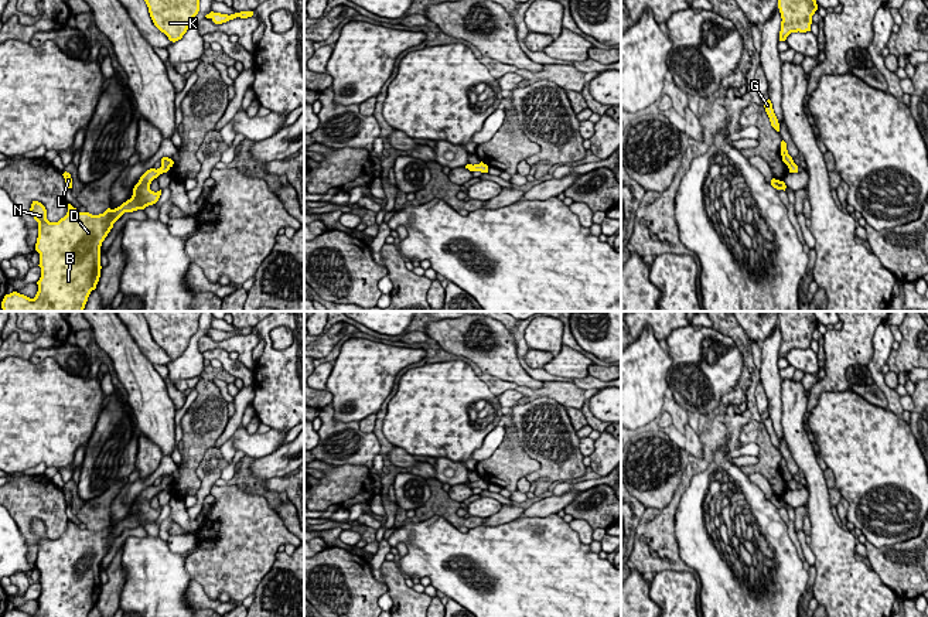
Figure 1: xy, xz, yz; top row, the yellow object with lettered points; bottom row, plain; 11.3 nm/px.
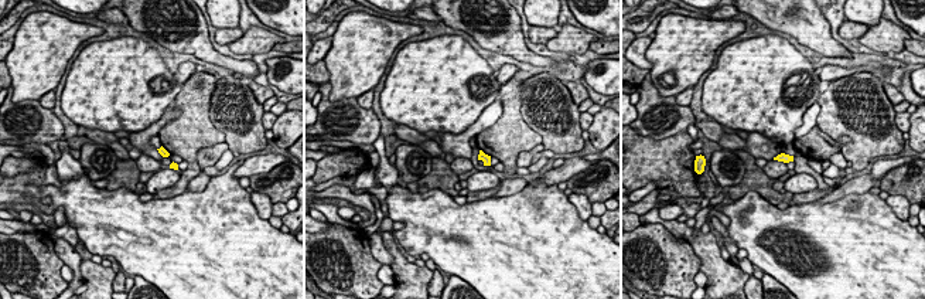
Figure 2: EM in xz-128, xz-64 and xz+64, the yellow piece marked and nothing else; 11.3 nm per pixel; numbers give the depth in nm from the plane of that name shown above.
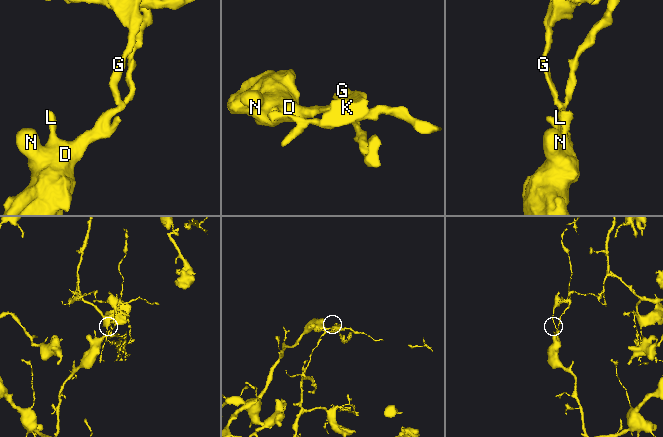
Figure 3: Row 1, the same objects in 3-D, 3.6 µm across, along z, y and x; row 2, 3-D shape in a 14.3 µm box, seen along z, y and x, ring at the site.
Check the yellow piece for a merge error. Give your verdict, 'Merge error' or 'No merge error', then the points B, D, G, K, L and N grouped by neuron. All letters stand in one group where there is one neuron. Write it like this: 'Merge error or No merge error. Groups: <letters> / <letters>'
Merge error. Groups: B D L N / G K

